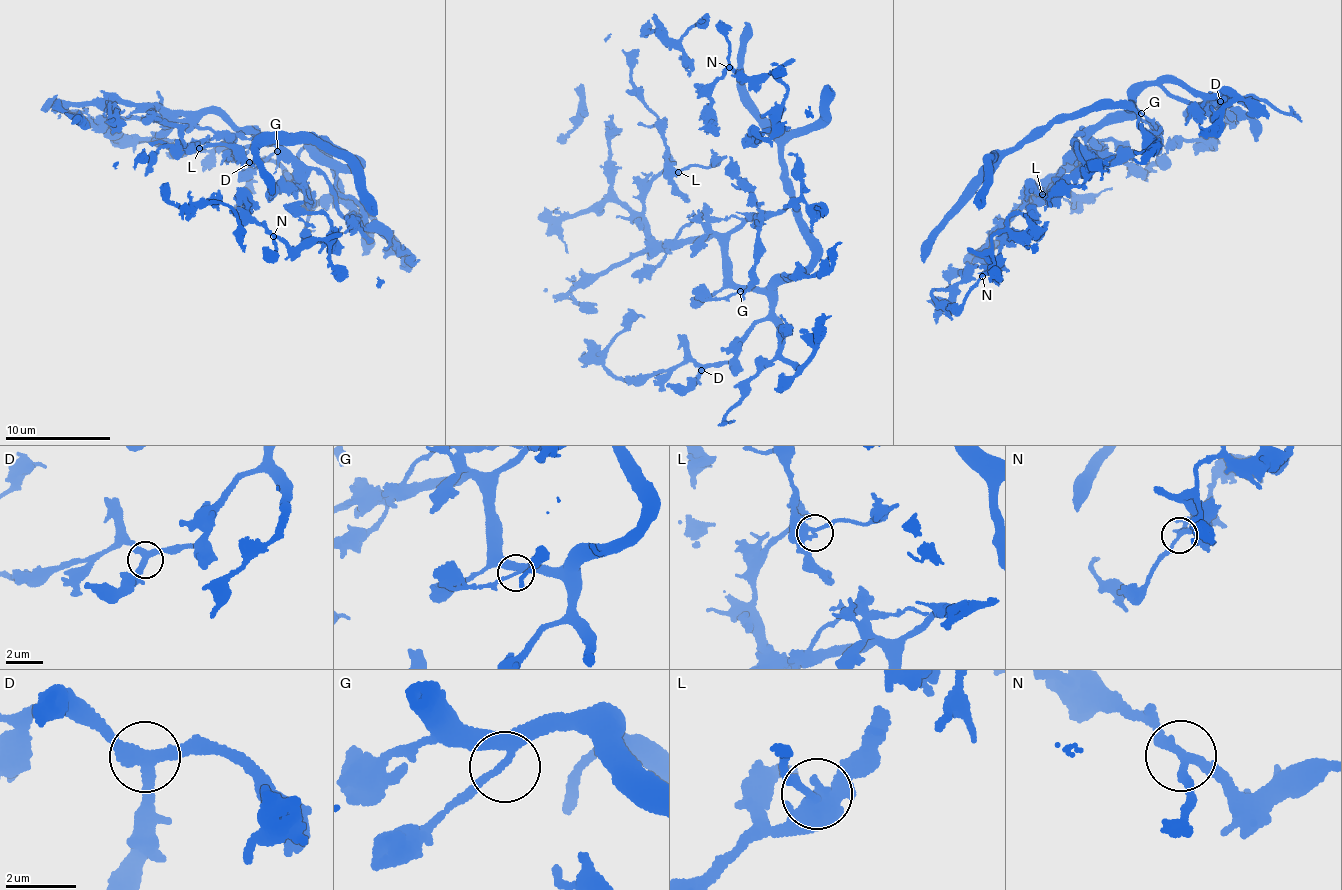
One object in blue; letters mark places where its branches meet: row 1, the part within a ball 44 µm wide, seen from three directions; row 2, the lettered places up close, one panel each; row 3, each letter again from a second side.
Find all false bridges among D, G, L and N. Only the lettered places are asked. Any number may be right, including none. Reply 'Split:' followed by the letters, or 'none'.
Split: none

